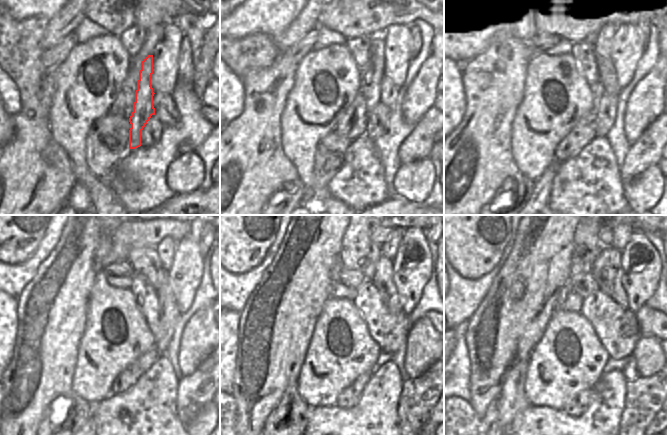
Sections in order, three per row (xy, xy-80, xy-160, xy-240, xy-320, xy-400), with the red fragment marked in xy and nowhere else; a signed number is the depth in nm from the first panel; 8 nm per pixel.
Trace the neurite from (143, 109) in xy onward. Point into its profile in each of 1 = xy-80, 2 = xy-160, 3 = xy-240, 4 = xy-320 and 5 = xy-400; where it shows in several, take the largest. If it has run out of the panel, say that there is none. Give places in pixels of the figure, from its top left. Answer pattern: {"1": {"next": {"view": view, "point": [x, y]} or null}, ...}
{"1": {"next": {"view": "xy-80", "point": [371, 74]}}, "2": {"next": {"view": "xy-160", "point": [606, 35]}}, "3": {"next": {"view": "xy-240", "point": [165, 248]}}, "4": {"next": {"view": "xy-320", "point": [388, 249]}}, "5": {"next": {"view": "xy-400", "point": [621, 235]}}}

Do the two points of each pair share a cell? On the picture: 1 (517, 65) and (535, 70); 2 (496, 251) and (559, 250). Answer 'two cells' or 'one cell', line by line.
1: two cells
2: two cells

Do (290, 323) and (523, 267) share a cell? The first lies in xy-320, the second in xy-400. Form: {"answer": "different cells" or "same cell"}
{"answer": "same cell"}

